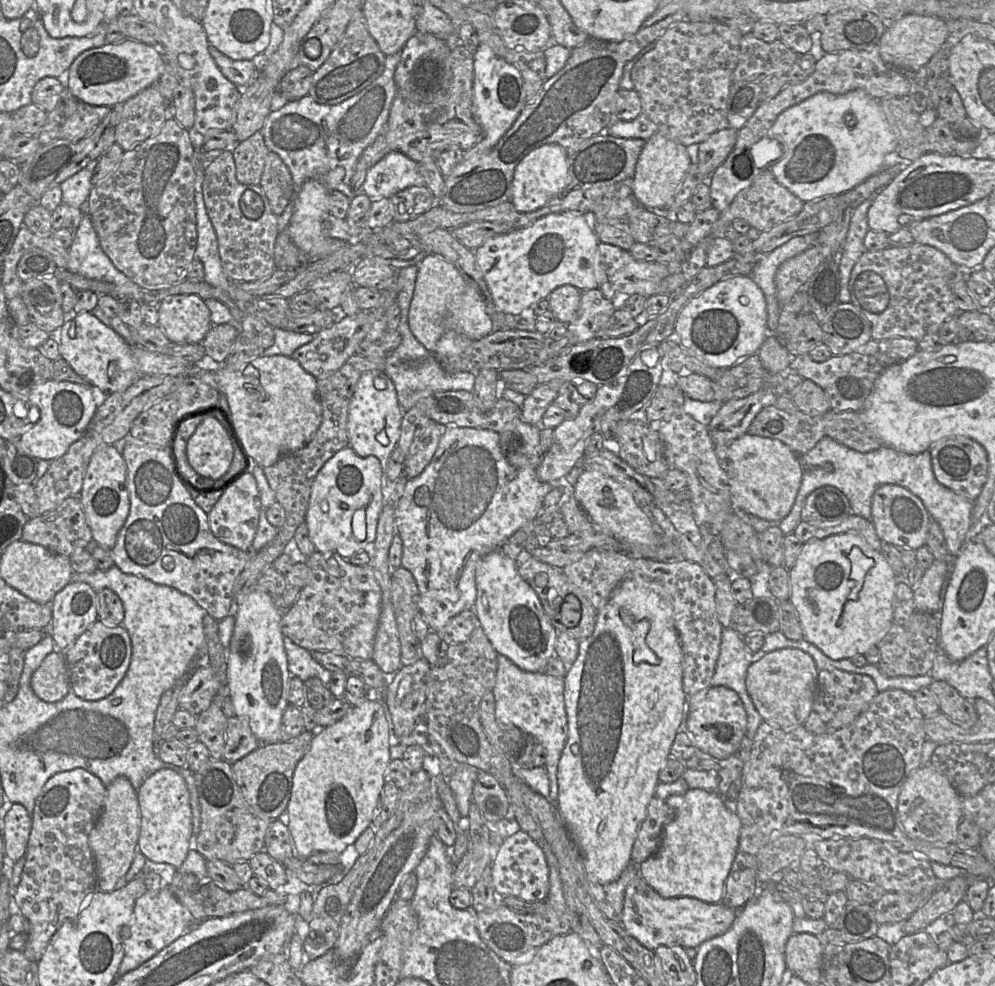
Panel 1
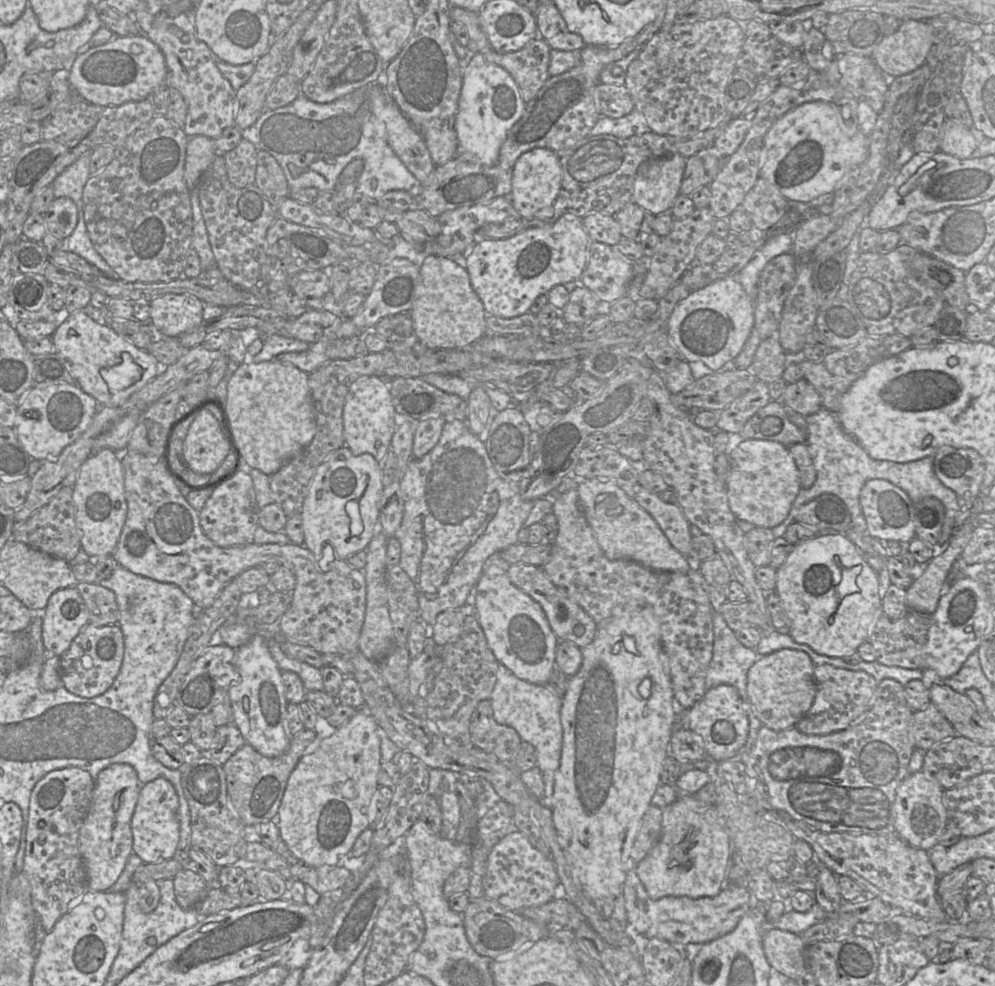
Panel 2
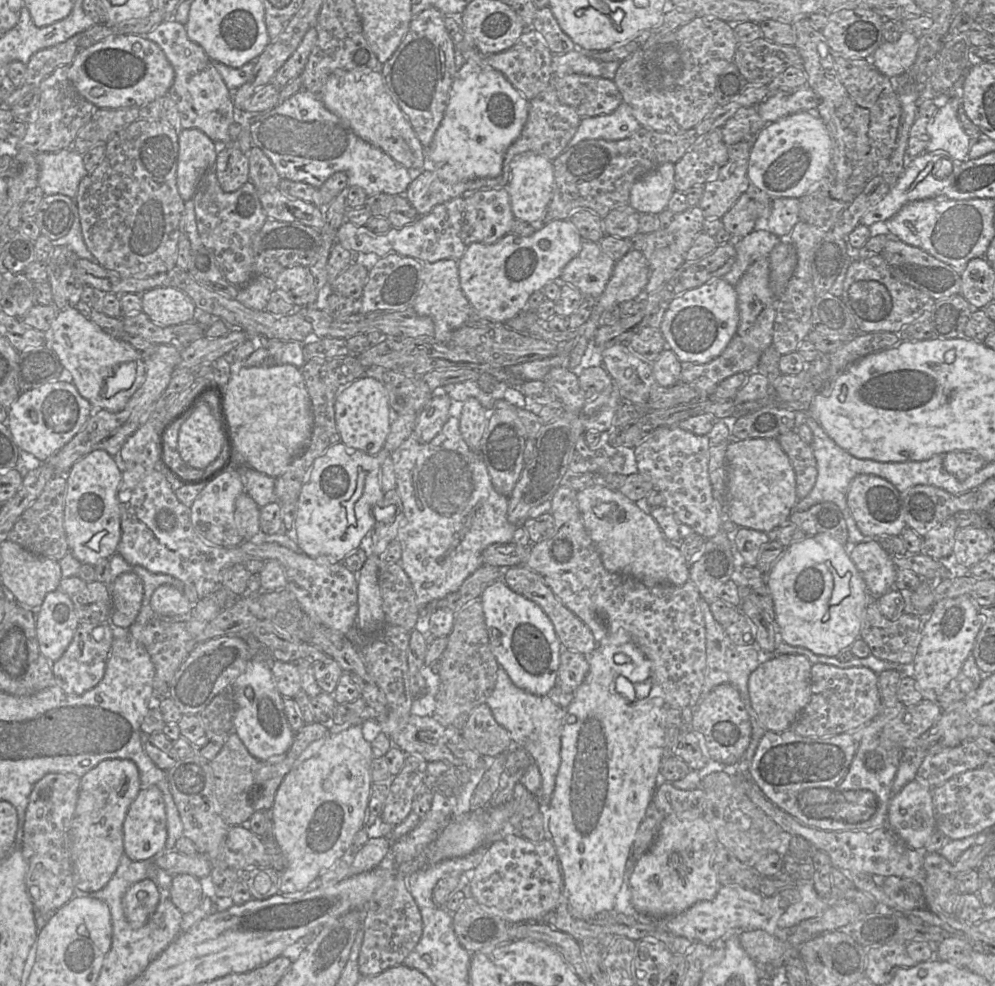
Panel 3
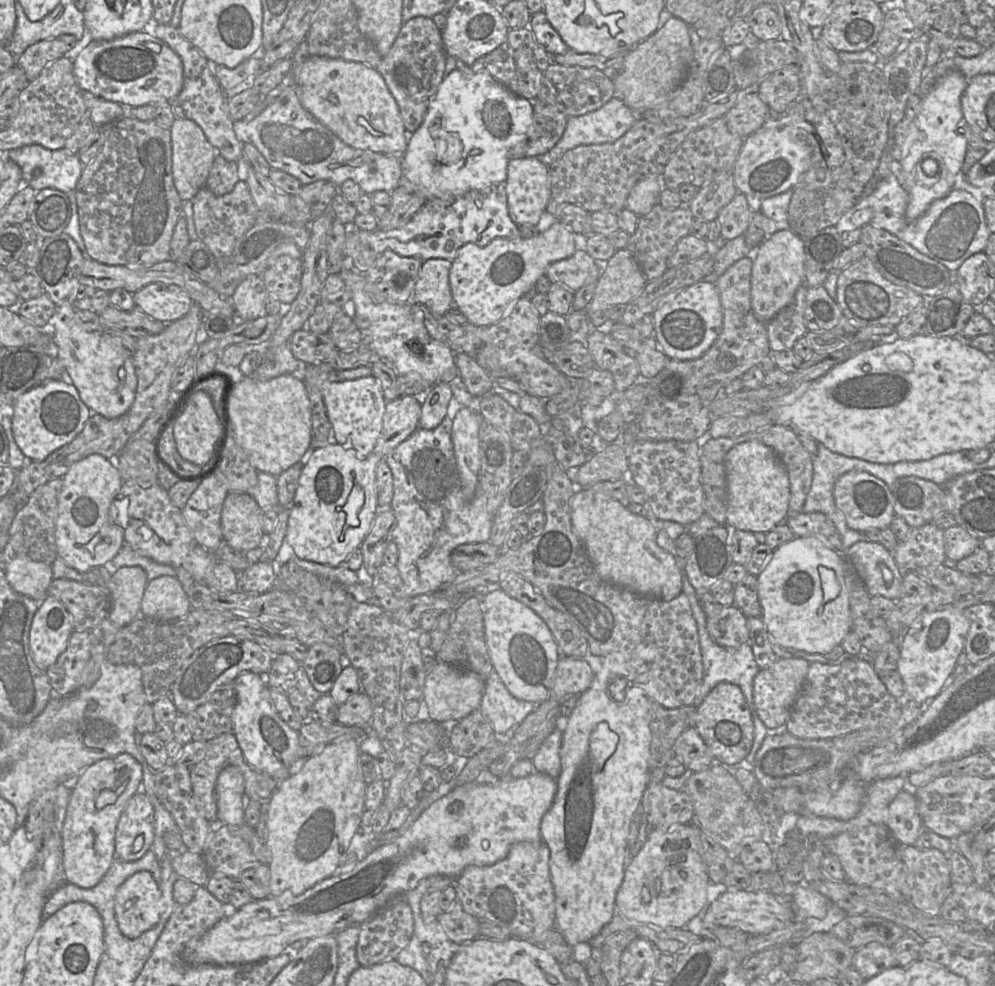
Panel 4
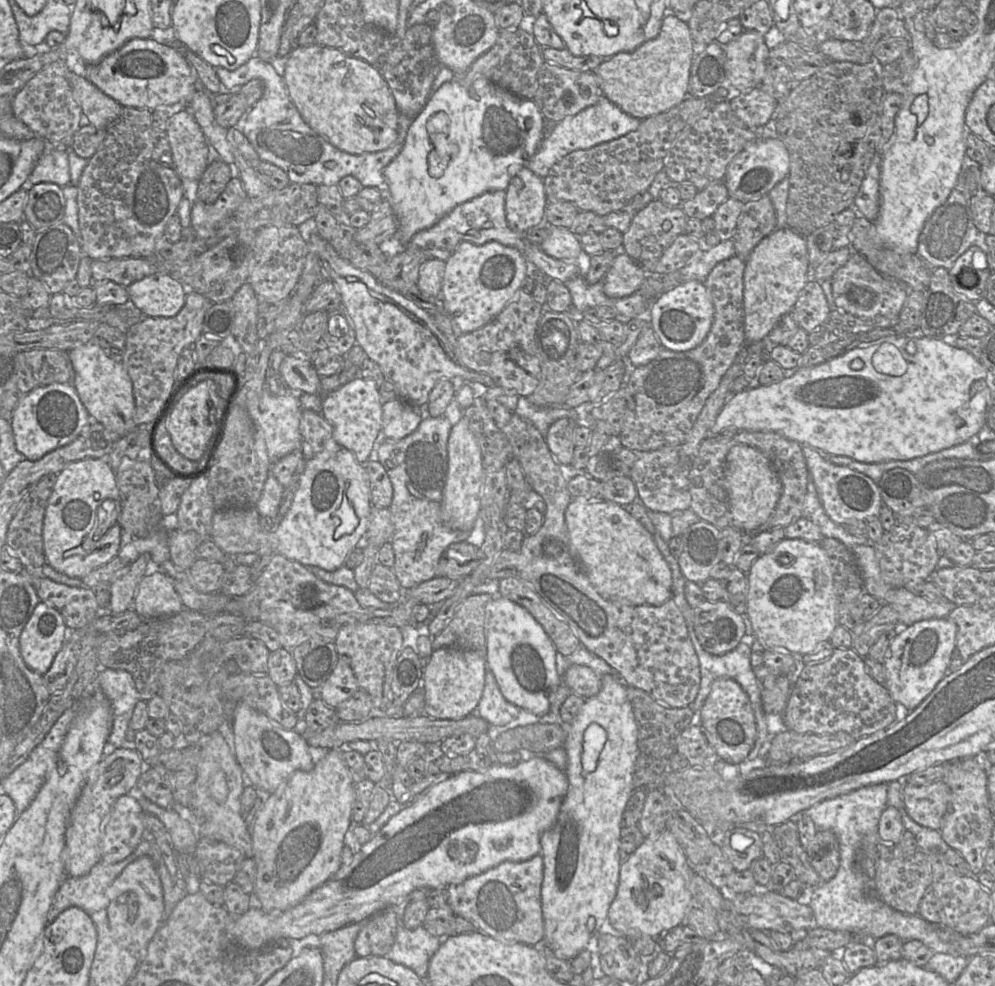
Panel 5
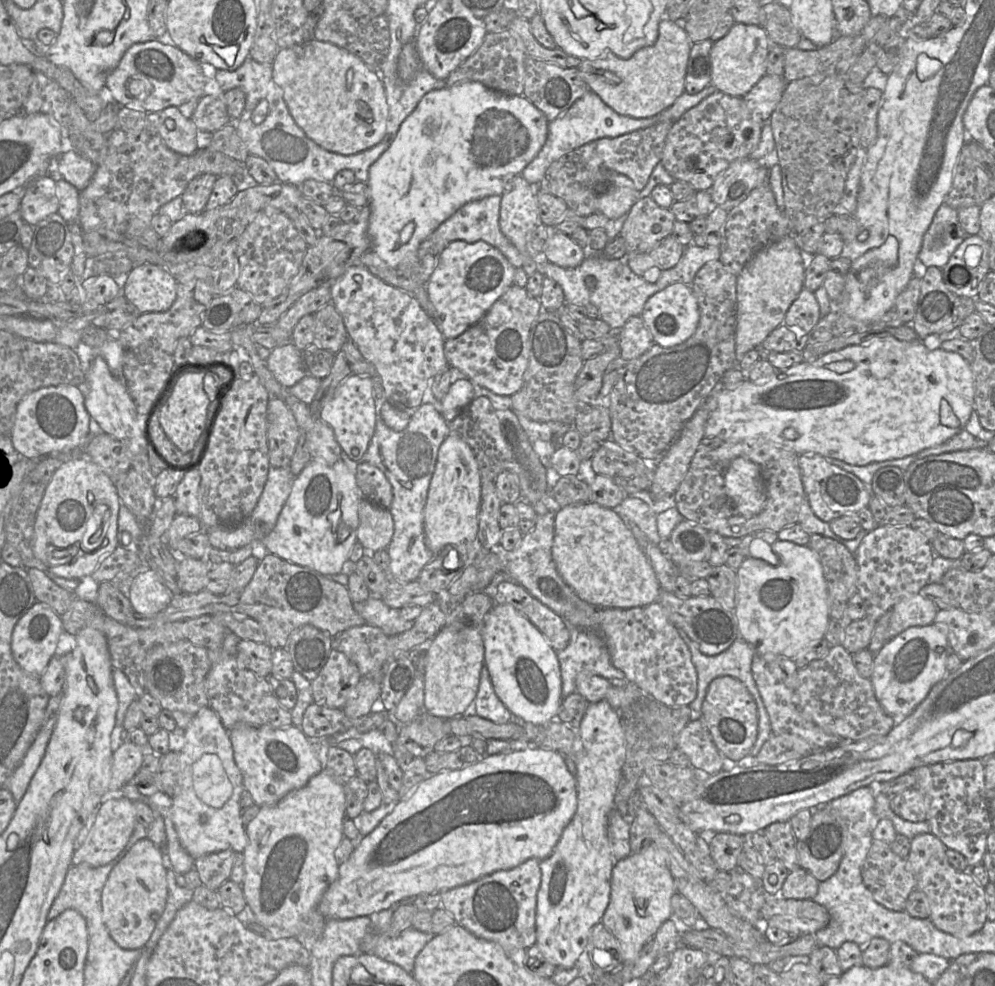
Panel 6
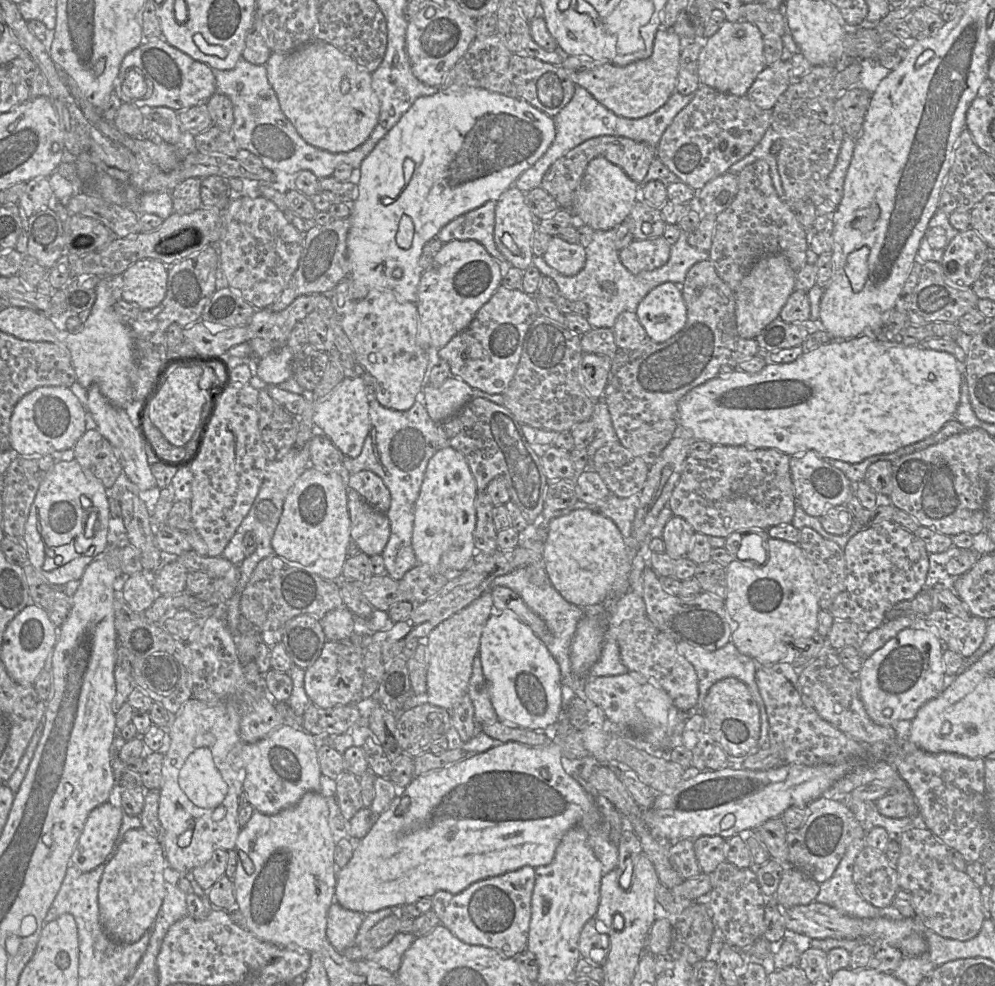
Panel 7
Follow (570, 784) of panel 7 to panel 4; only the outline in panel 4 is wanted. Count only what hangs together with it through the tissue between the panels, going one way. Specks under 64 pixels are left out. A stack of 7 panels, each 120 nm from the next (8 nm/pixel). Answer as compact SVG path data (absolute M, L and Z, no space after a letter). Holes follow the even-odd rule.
M533 772L522 778L500 778L494 784L476 782L454 787L432 803L416 821L390 843L379 846L353 869L317 883L299 896L285 891L281 897L252 900L224 917L199 938L187 944L183 957L191 965L238 965L277 957L294 942L336 934L350 926L359 926L396 897L403 897L422 880L435 875L457 878L469 866L489 866L504 859L511 846L519 842L542 841L540 824L557 792L556 780L545 773Z

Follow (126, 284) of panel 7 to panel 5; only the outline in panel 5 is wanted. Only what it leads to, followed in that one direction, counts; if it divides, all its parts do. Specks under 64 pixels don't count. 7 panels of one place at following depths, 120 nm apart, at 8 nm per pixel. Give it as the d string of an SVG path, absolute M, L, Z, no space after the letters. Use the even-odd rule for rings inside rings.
M159 271L129 285L129 304L147 317L174 317L185 304L187 288Z

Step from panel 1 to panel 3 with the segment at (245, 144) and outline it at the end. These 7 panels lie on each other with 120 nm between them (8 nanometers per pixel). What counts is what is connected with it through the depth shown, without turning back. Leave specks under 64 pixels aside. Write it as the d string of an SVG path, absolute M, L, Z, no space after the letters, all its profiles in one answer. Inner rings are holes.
M235 143L219 148L213 169L224 192L234 192L249 181L249 160Z

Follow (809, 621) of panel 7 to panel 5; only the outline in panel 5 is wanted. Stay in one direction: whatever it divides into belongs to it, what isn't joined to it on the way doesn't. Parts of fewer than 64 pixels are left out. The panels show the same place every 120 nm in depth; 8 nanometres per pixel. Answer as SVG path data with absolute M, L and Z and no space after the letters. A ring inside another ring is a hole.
M801 539L781 540L767 554L760 555L747 573L748 596L746 616L751 622L753 635L764 647L783 647L791 653L808 654L816 646L829 641L837 622L837 596L835 593L832 565L826 551L820 544ZM780 556L788 556L789 564L782 565Z

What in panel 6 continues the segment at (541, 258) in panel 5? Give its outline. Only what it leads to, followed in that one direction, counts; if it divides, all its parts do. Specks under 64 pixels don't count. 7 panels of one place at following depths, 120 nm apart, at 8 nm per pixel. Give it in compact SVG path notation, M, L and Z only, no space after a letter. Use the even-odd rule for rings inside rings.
M499 195L488 196L464 204L452 216L445 220L428 237L441 252L450 242L463 240L474 243L482 240L497 248L515 268L521 268L522 257L516 247L505 237L499 227L499 211L501 197Z

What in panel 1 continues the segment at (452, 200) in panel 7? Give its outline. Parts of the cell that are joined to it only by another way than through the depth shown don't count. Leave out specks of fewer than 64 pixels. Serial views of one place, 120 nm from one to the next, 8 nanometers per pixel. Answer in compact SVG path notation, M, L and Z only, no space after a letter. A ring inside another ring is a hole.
M480 43L473 55L472 111L483 130L483 138L489 141L490 146L494 146L513 125L526 105L523 79L516 66L498 57L487 44Z

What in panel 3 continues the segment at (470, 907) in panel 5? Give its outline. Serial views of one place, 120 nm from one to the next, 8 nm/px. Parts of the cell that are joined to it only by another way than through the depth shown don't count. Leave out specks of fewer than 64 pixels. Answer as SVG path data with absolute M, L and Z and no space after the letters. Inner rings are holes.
M514 832L491 843L468 877L469 894L510 924L540 922L563 899L563 879L552 842L531 842Z

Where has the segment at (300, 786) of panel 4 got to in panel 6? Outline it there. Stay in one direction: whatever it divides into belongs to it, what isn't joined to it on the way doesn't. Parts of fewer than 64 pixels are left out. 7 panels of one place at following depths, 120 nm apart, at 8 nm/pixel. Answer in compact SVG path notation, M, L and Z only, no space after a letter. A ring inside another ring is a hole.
M325 769L314 775L308 783L290 791L271 806L260 806L257 815L246 825L248 843L243 851L244 880L241 884L247 909L266 927L277 927L293 934L319 938L326 918L319 912L318 904L338 875L339 864L335 851L344 838L343 823L346 818L346 799L343 784L336 781Z

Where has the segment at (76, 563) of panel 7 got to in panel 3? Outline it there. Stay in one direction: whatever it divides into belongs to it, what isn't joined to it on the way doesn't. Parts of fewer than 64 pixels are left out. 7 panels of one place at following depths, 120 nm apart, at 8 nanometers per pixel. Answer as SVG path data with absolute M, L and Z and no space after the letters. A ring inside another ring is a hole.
M95 450L78 460L66 475L64 528L70 553L82 564L96 565L101 559L116 553L121 538L120 509L117 491L122 480L122 465L104 450Z

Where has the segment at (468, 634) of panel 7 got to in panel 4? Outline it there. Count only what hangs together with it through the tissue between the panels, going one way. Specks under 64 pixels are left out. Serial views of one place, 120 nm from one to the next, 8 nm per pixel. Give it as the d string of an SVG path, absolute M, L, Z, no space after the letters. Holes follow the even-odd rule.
M438 661L432 671L426 674L423 689L430 720L438 723L458 722L473 711L479 710L484 686L485 680L478 674Z

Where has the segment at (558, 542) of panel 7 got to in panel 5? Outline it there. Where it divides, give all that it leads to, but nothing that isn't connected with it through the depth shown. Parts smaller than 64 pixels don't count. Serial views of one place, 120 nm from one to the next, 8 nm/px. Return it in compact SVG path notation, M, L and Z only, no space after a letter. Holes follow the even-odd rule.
M573 498L566 508L565 522L570 553L603 598L629 605L661 606L672 597L672 573L653 536L623 506L610 500Z

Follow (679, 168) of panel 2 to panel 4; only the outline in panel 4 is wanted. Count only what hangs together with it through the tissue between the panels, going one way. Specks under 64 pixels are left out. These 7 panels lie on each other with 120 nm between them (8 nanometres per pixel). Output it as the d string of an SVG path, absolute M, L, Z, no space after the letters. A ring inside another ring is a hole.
M649 176L638 181L629 192L625 208L638 217L647 214L659 203L662 189L662 176Z

